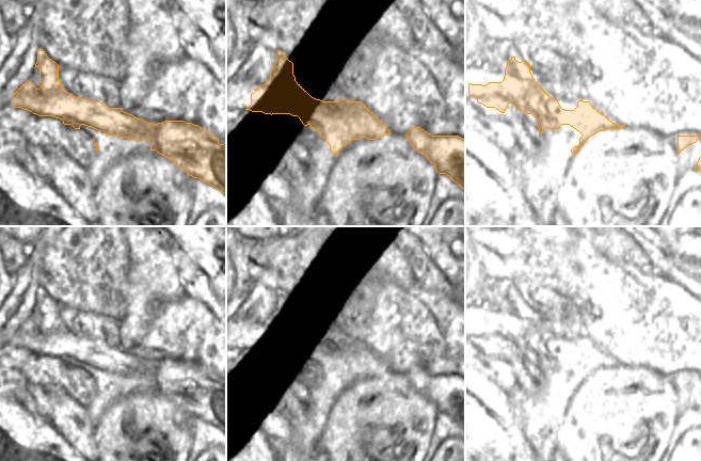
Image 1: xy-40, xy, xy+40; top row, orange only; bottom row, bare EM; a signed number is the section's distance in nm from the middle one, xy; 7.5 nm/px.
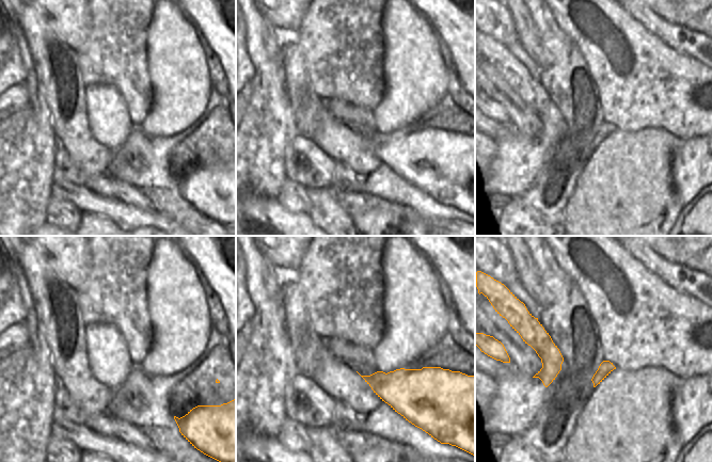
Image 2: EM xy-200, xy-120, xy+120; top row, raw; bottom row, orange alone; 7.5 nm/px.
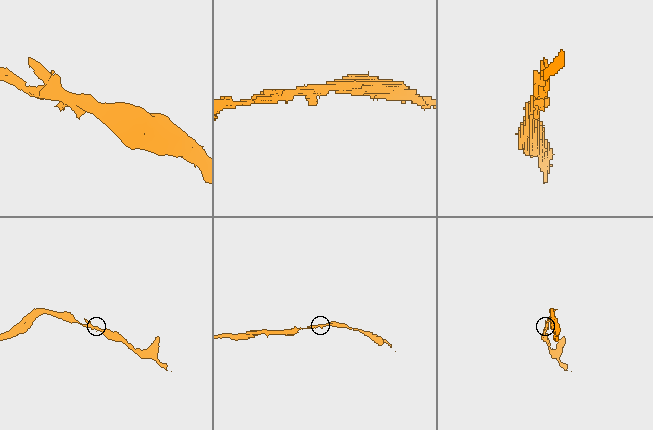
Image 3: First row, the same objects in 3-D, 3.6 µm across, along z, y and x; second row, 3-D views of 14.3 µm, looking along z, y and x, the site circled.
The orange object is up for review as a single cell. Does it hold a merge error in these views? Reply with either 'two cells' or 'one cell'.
two cells

